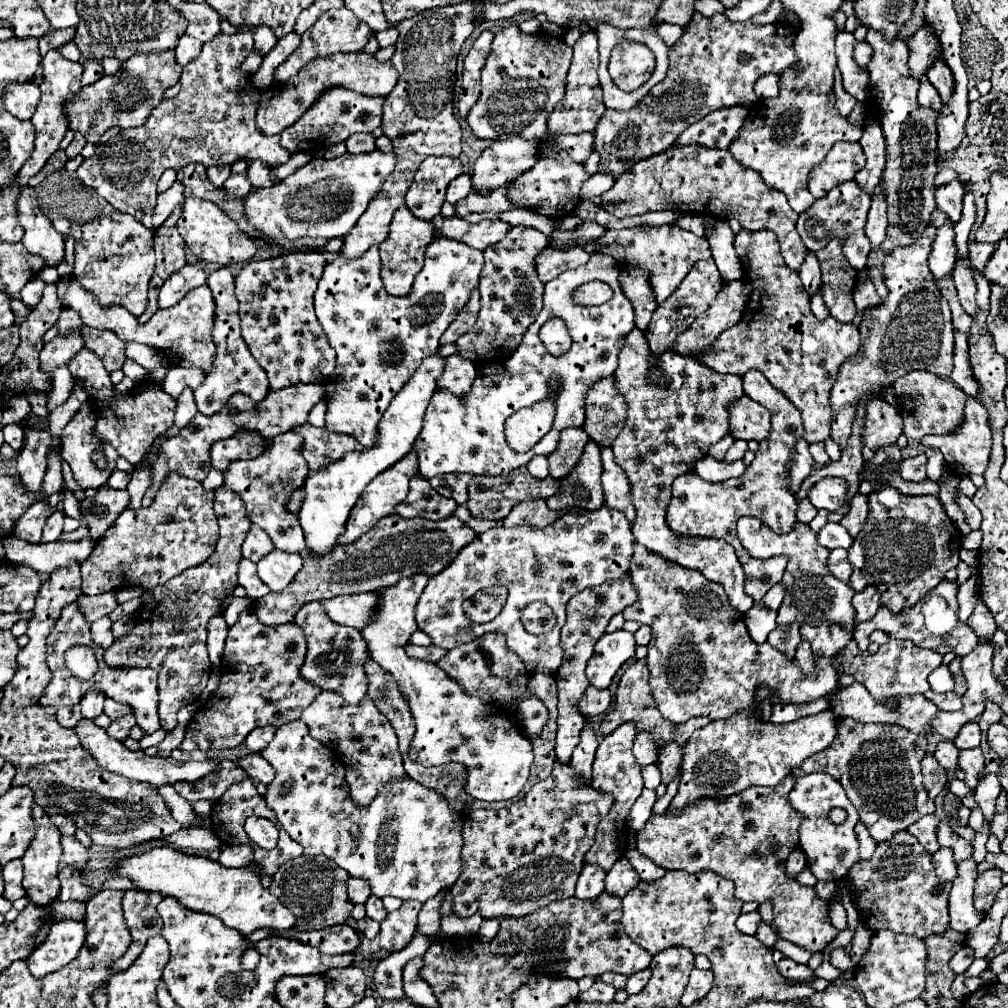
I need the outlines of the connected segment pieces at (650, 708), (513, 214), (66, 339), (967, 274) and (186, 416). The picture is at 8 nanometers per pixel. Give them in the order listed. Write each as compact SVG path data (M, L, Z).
M634 660L626 672L620 676L620 684L612 702L612 708L608 710L608 714L604 716L602 724L600 724L600 732L602 736L608 736L612 730L616 730L620 724L624 722L634 722L636 724L636 732L650 732L654 736L654 742L658 744L658 748L666 746L668 742L676 742L680 746L684 746L688 742L688 738L692 736L694 730L710 724L712 720L708 718L692 718L684 724L672 724L668 720L664 720L656 708L656 704L652 704L652 694L650 694L650 684L648 684L648 666L646 660Z
M508 210L506 214L502 214L502 218L512 224L512 226L528 226L528 228L536 228L544 234L548 234L552 230L552 226L556 224L556 220L548 220L546 216L540 216L538 212L532 212L532 210Z
M78 330L70 332L68 336L58 334L56 338L52 338L44 346L44 350L40 354L42 372L52 374L60 364L66 364L68 360L72 360L72 356L76 356L76 352L82 350L82 348L84 348L84 338Z
M962 260L956 262L952 278L956 282L956 290L958 290L958 300L964 306L964 310L968 314L976 312L976 280L974 280L974 272L972 268L968 268L968 264L964 264Z
M184 390L178 398L176 398L176 420L174 420L174 426L164 434L164 438L168 436L176 436L192 418L196 416L196 402L194 402L194 396L192 396L192 390Z

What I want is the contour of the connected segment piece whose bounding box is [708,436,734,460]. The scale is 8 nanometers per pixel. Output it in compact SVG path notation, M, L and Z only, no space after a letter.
M724 436L724 438L720 438L716 444L712 444L710 446L710 450L708 450L708 456L712 456L712 458L716 458L716 460L722 460L724 458L724 454L726 454L726 450L732 446L732 438L730 436Z

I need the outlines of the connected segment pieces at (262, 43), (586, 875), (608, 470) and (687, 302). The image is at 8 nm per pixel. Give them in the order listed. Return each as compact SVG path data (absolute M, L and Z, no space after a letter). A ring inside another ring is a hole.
M260 24L254 28L254 48L260 52L260 54L268 54L274 46L276 46L278 38L274 36L272 28Z
M584 864L574 896L580 900L600 896L604 892L604 878L606 878L606 872L602 868L596 868L592 864Z
M602 448L602 464L604 464L602 484L604 484L606 504L624 512L624 516L628 516L632 524L636 514L632 508L632 494L628 488L628 480L624 476L624 470L614 462L614 454L610 448Z
M710 258L710 260L700 260L692 266L692 272L688 272L688 276L682 280L682 284L676 288L676 292L664 300L662 304L658 304L656 312L652 314L652 320L650 320L650 326L646 328L646 340L648 340L648 346L650 346L650 354L652 356L660 356L664 352L668 352L672 348L672 344L676 342L676 336L680 332L684 332L696 316L704 314L710 306L710 302L716 298L716 294L720 292L722 288L722 278L718 274L718 268L716 268L716 262Z

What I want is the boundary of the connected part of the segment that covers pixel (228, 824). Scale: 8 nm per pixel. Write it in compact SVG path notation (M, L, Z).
M252 780L234 784L226 790L226 794L212 808L210 828L224 846L252 844L244 832L244 822L248 816L264 816L276 822L276 814L266 806Z

